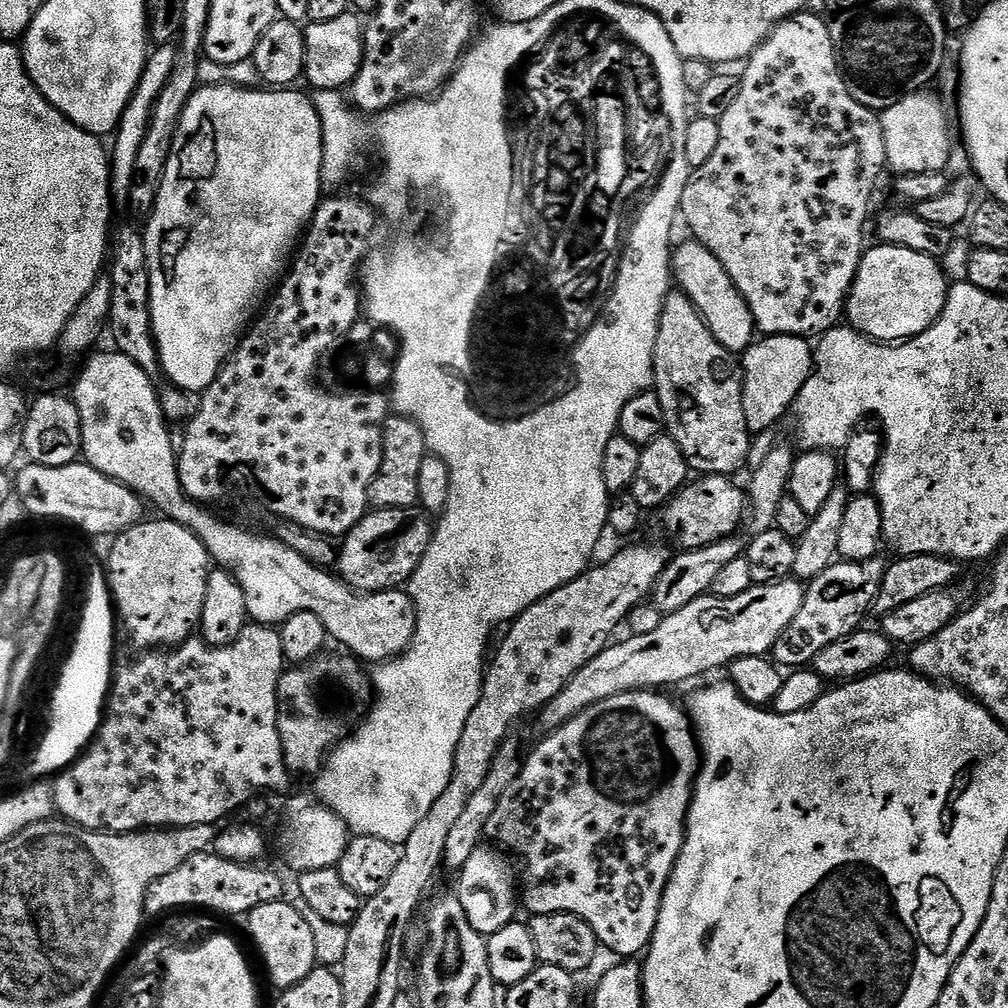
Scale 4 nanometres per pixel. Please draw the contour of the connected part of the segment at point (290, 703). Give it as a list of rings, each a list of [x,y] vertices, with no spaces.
[[[321,654],[308,660],[305,664],[289,667],[278,682],[278,710],[280,711],[278,730],[284,743],[284,761],[289,773],[292,774],[301,772],[302,775],[311,777],[313,774],[319,773],[320,769],[324,767],[328,753],[349,735],[353,725],[365,719],[374,700],[374,689],[369,673],[357,657],[351,654],[328,655]]]

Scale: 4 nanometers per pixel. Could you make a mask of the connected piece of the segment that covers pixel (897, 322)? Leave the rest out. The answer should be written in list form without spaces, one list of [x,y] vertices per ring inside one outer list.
[[[877,243],[875,247],[876,248],[869,247],[864,255],[860,257],[858,274],[854,278],[852,289],[848,291],[848,299],[846,301],[847,323],[854,329],[854,331],[861,332],[863,336],[869,336],[872,340],[879,340],[881,342],[903,342],[905,340],[912,340],[918,334],[925,332],[925,330],[927,330],[927,328],[942,314],[942,310],[946,306],[950,281],[948,277],[944,275],[941,261],[937,259],[937,257],[918,254],[918,250],[906,250],[905,248],[894,246],[893,244]]]

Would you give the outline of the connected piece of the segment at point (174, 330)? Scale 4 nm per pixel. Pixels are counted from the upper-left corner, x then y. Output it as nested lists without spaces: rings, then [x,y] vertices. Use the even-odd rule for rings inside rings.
[[[206,84],[197,87],[190,102],[186,102],[186,110],[182,112],[182,122],[178,124],[174,150],[170,150],[170,162],[166,162],[160,193],[152,215],[148,217],[143,229],[146,258],[150,266],[152,337],[156,339],[160,366],[163,375],[168,375],[169,385],[189,394],[203,394],[214,382],[214,378],[218,378],[225,360],[240,347],[242,333],[257,319],[262,305],[289,271],[290,261],[322,199],[320,188],[322,189],[324,179],[324,135],[315,103],[309,97],[307,100],[300,92],[292,92],[296,90],[255,92],[256,90],[252,86],[234,84]]]

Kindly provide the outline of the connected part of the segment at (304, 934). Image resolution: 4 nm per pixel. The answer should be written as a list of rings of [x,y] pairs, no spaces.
[[[278,899],[266,906],[258,906],[246,917],[248,932],[252,935],[261,958],[264,959],[264,968],[268,971],[276,990],[298,986],[298,982],[302,982],[306,974],[310,974],[318,967],[313,921],[299,907],[296,909],[294,905],[284,903],[283,899]]]

